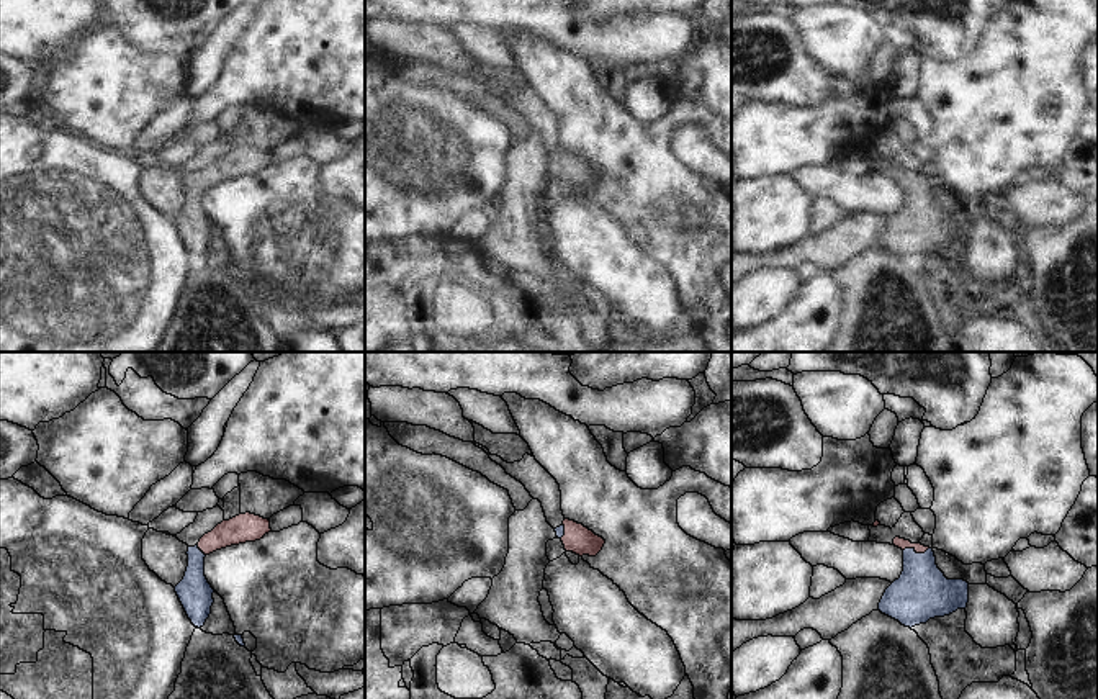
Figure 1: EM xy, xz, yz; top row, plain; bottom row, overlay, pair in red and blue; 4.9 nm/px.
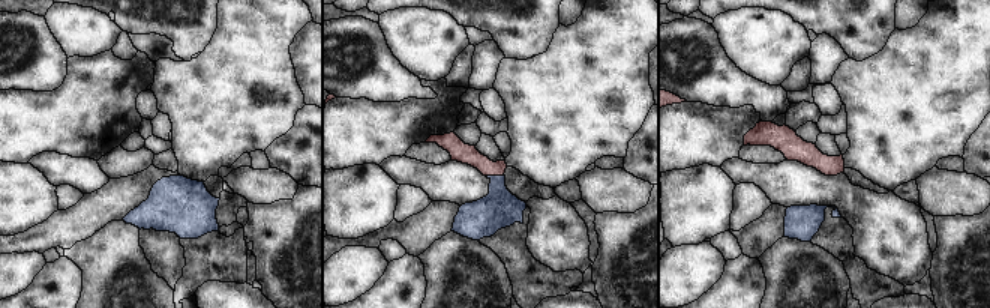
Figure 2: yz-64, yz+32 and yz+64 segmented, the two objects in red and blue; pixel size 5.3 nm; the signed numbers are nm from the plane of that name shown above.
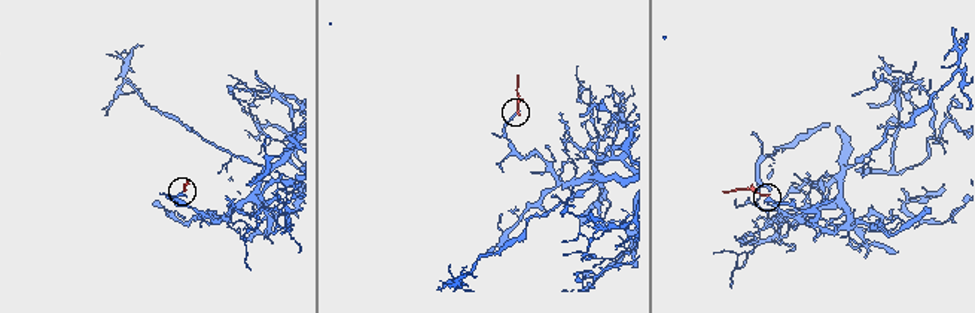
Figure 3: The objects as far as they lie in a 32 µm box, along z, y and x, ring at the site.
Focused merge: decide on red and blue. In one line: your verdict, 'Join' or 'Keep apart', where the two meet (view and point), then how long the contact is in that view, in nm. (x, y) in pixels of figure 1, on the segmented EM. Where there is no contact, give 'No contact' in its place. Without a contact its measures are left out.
Join. Touches red at yz (915, 550). Shared border 130 nm

